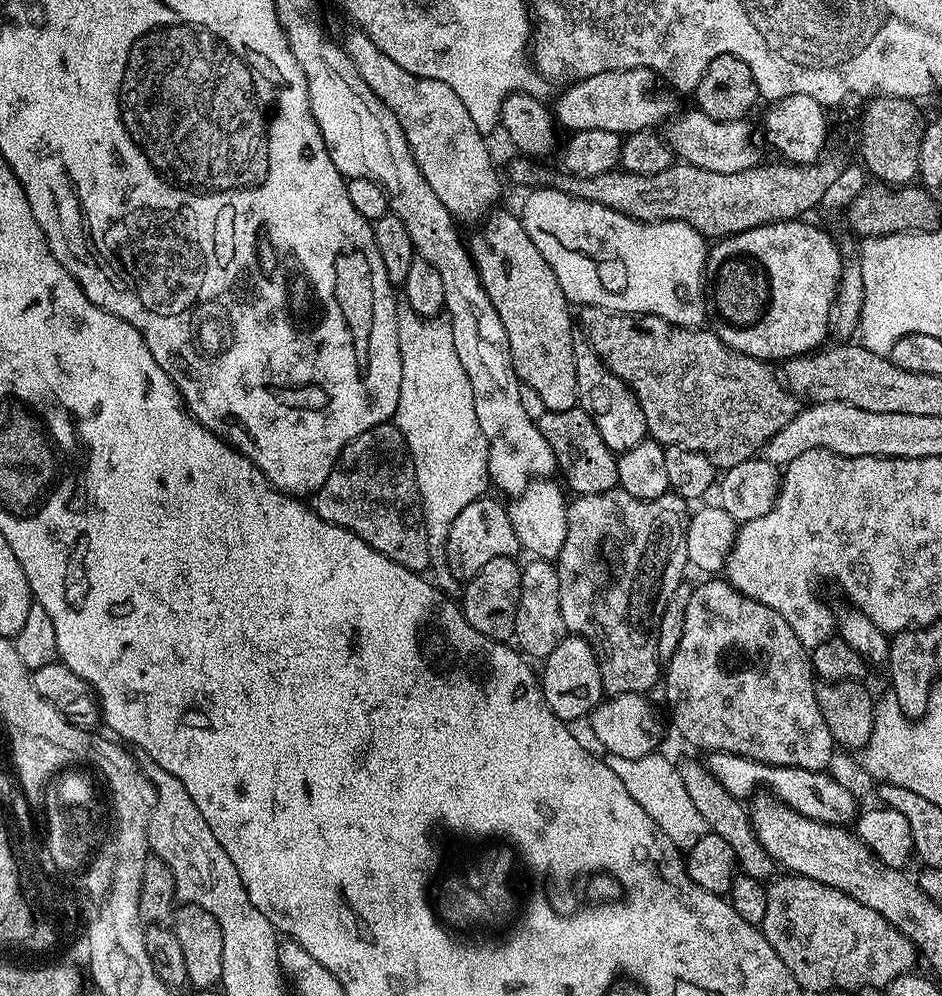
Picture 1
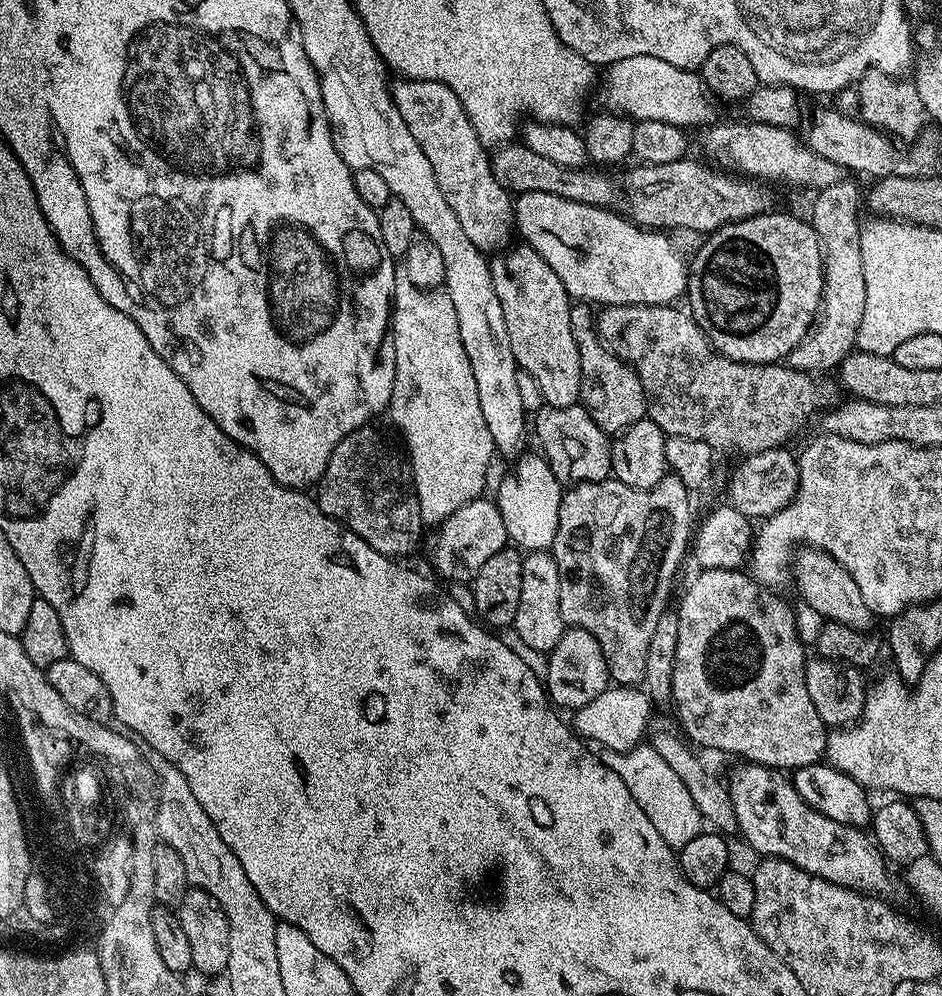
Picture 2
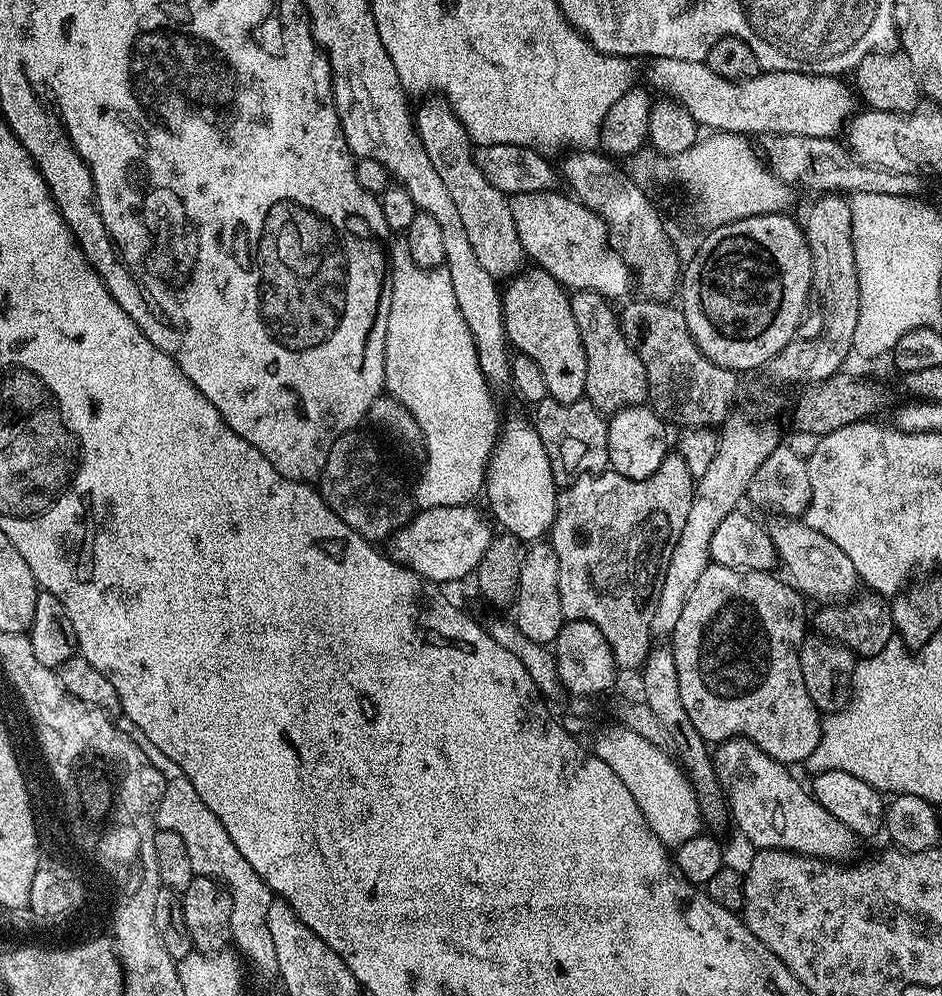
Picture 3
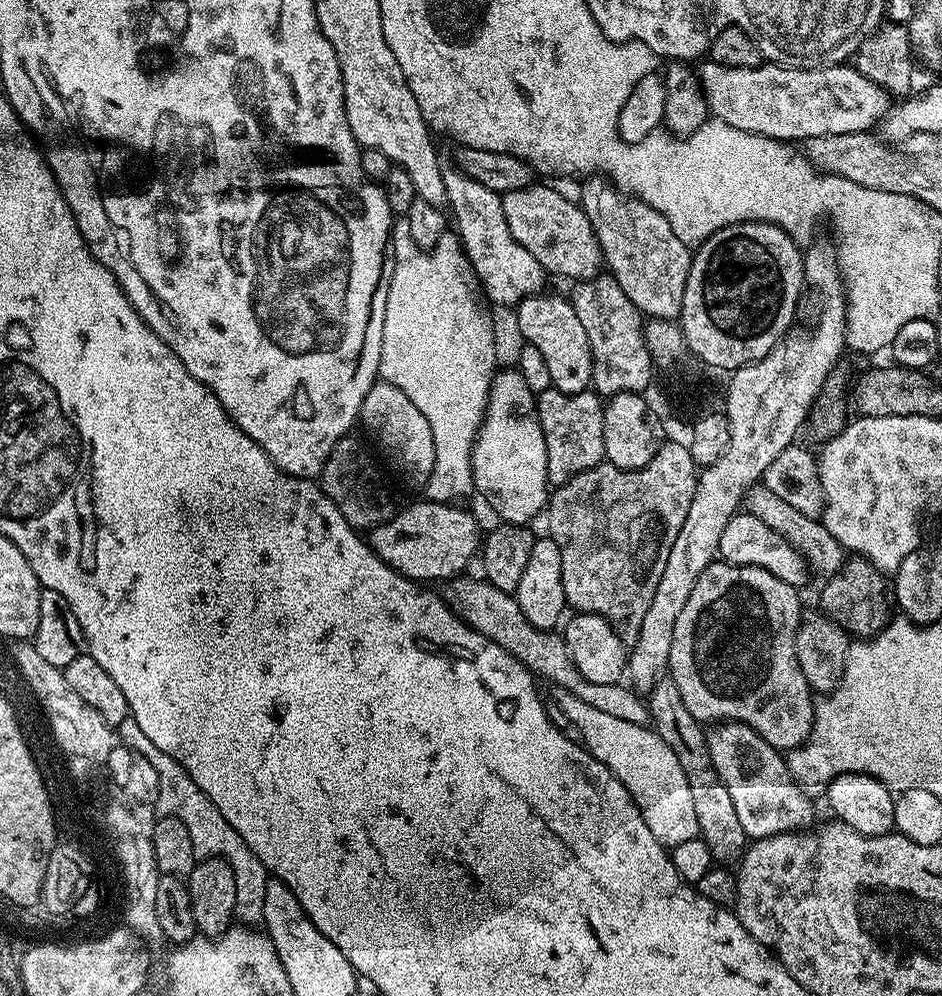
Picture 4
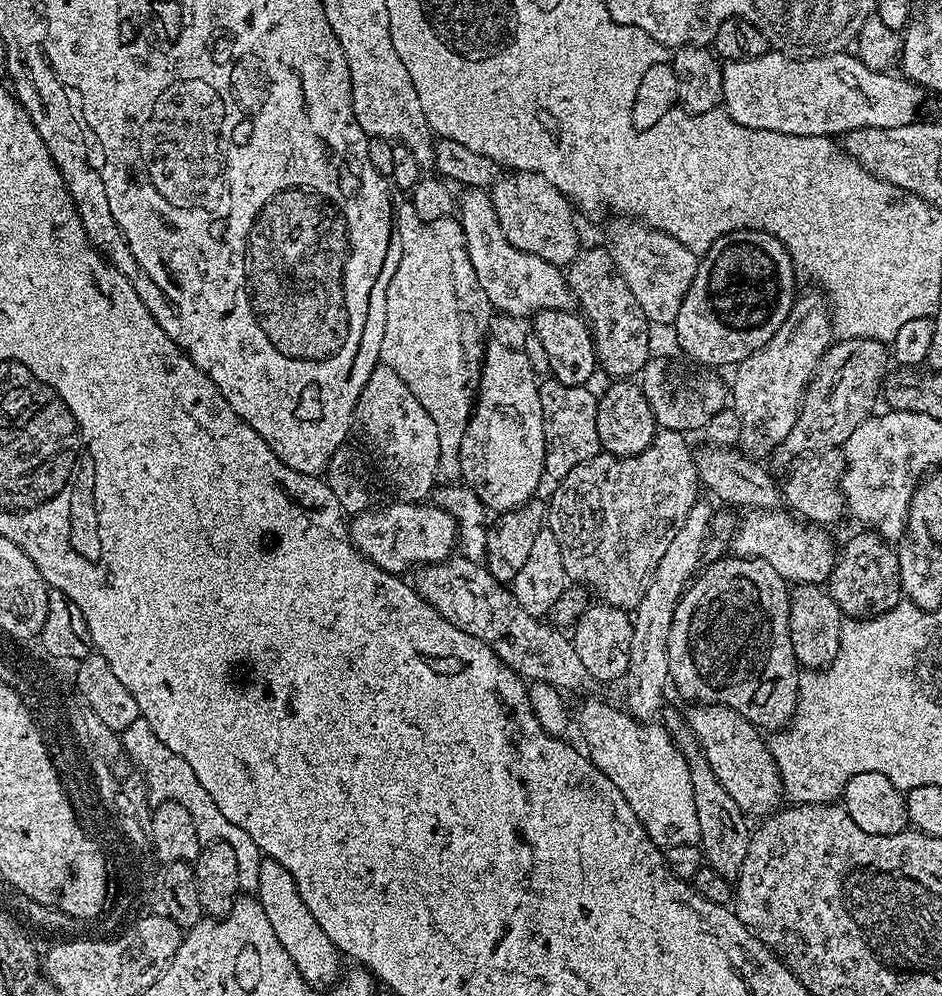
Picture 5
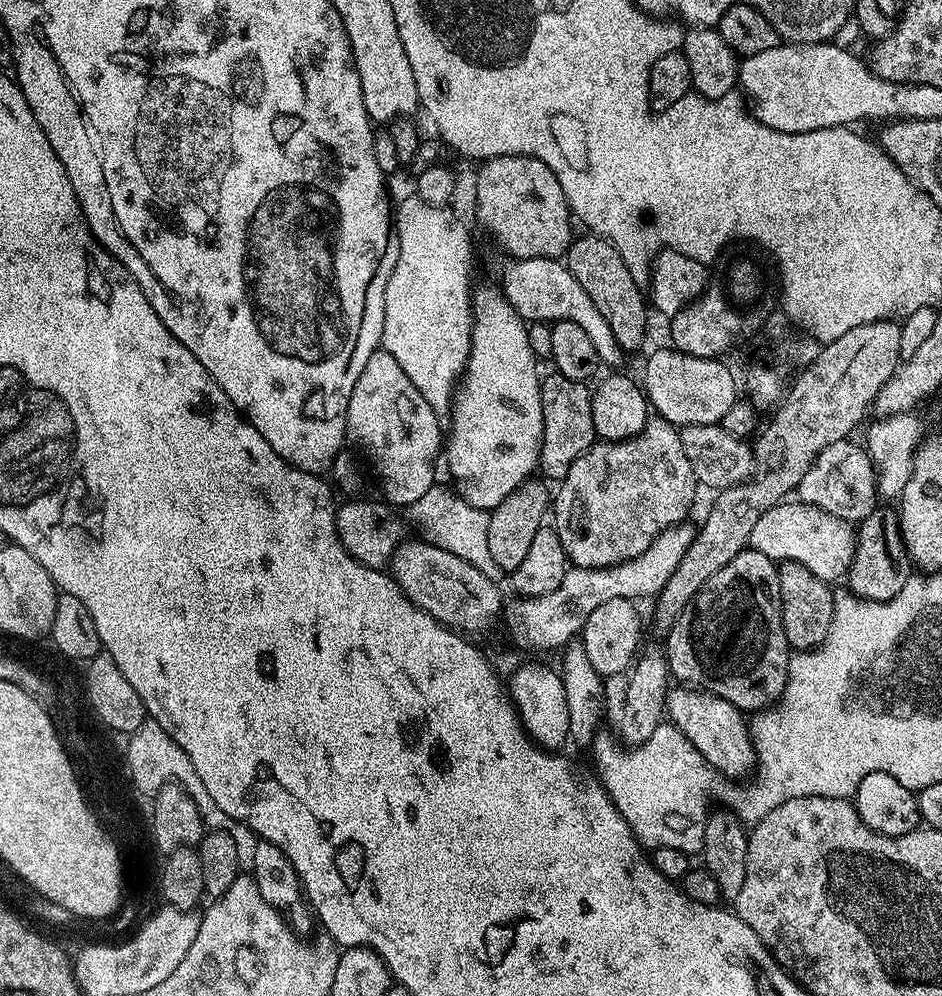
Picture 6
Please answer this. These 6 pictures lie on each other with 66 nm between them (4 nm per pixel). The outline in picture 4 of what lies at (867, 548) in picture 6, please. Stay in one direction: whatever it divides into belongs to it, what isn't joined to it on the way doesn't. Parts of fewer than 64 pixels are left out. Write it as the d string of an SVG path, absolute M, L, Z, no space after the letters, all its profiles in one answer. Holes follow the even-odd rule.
M863 558L845 559L844 565L827 577L823 583L824 589L820 592L820 604L818 604L819 611L823 612L838 626L842 626L849 637L867 638L875 636L888 624L890 619L888 611L893 611L894 608L894 588L889 577L885 573L879 572L870 561Z

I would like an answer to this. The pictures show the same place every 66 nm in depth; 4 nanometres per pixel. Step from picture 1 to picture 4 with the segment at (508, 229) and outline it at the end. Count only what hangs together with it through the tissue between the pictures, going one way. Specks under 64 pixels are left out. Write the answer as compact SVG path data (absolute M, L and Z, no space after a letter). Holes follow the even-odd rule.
M545 290L515 305L516 328L520 331L520 340L534 346L550 369L550 382L562 394L578 394L589 391L592 383L592 355L590 354L590 338L586 338L586 330L574 314L571 299L551 296Z

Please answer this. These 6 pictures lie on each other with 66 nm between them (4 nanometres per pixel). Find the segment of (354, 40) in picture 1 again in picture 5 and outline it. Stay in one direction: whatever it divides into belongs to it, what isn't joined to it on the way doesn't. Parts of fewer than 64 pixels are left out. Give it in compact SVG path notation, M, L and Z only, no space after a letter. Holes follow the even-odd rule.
M465 187L458 196L458 219L464 237L466 238L466 248L470 254L470 266L474 266L474 275L478 278L478 286L482 286L482 294L492 303L493 309L497 313L505 312L508 316L528 316L535 317L537 312L542 310L562 310L571 312L574 308L572 291L568 289L568 281L559 263L553 262L549 258L538 258L529 252L518 250L502 234L502 226L498 226L498 214L494 214L491 195L483 188Z

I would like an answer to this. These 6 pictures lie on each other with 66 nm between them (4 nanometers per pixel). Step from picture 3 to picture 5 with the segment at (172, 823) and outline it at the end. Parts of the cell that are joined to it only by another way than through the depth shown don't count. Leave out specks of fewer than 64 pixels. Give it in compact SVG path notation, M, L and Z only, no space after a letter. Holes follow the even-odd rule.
M141 719L130 722L130 726L126 726L126 730L122 734L122 741L123 755L132 762L135 771L140 772L144 778L145 786L148 788L149 803L155 806L165 804L168 800L178 802L178 806L184 806L187 813L190 814L190 822L194 822L194 834L200 840L201 845L226 842L226 846L230 846L234 850L235 857L238 858L238 886L240 892L255 894L258 890L258 872L262 854L258 850L258 846L254 846L254 838L250 838L250 834L246 834L246 830L234 826L234 822L230 822L230 818L223 816L222 810L218 810L218 806L214 806L214 798L210 798L210 794L206 794L206 789L202 787L202 782L198 782L194 770L190 770L190 765L182 762L182 758L178 758L178 754L174 754L174 750L162 746L158 734L154 734L154 730L150 730L150 722Z

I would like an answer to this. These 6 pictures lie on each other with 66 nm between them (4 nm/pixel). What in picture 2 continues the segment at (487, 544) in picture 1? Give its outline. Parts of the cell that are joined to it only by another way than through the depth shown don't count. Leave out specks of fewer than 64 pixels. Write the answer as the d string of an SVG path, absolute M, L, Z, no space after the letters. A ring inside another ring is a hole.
M488 498L470 502L462 506L462 510L454 510L454 514L443 520L435 532L436 537L432 540L432 564L436 567L435 575L445 576L448 580L471 582L478 570L482 570L482 565L509 543L506 522L502 522L498 506Z

